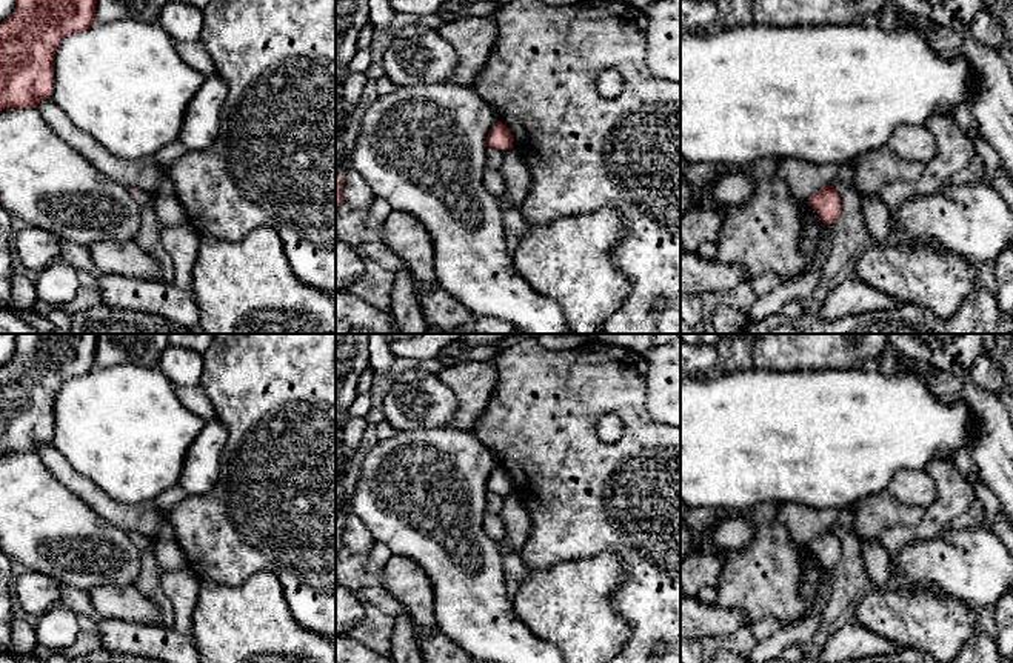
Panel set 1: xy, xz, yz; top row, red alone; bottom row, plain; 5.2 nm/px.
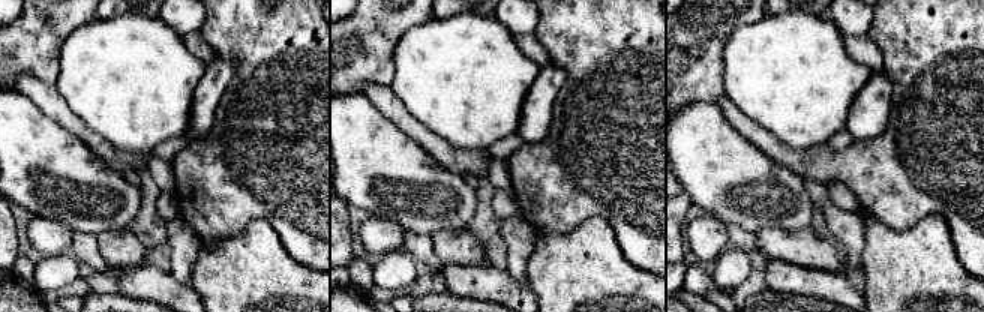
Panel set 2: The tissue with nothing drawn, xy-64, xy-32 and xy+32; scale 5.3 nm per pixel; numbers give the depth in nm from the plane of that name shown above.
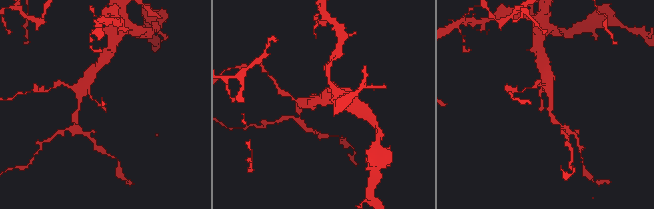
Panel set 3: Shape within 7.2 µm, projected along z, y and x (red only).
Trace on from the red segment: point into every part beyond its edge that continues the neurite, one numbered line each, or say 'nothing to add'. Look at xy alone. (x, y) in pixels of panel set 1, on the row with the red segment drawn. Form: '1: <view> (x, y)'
1: xy (142, 197)

